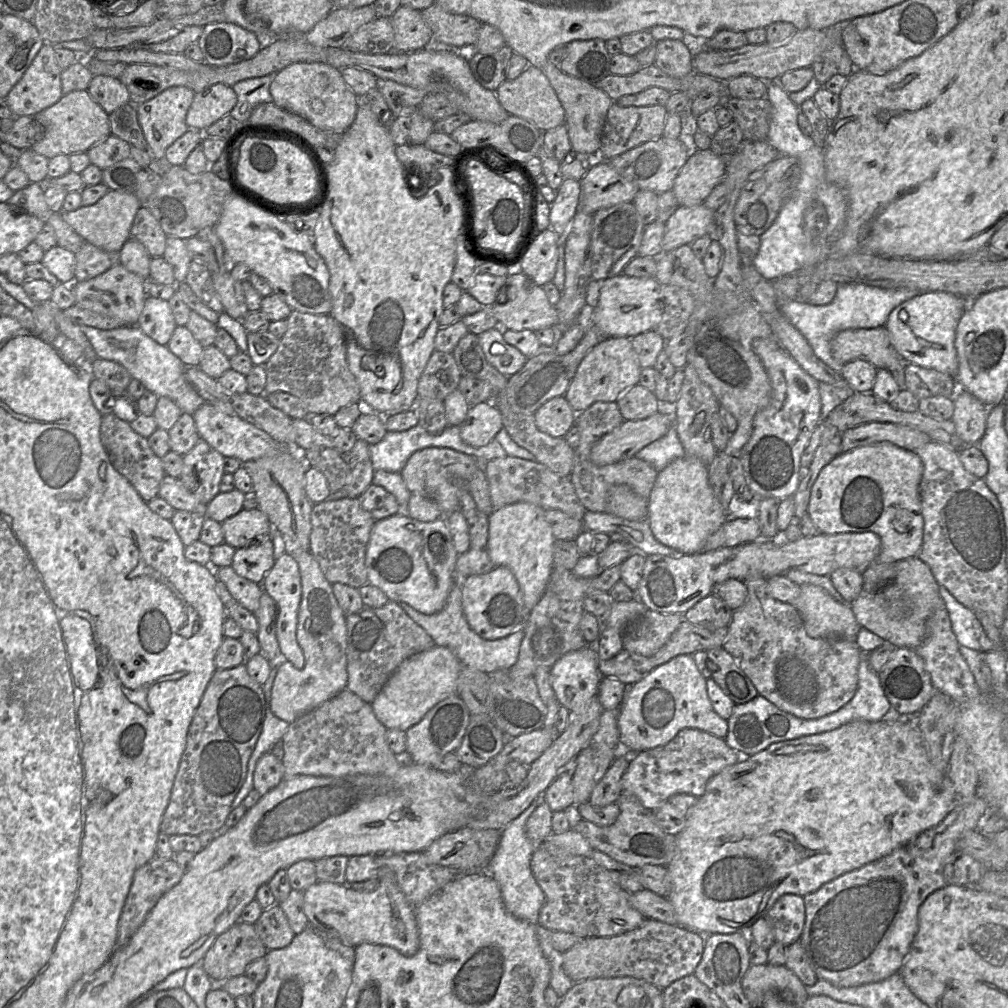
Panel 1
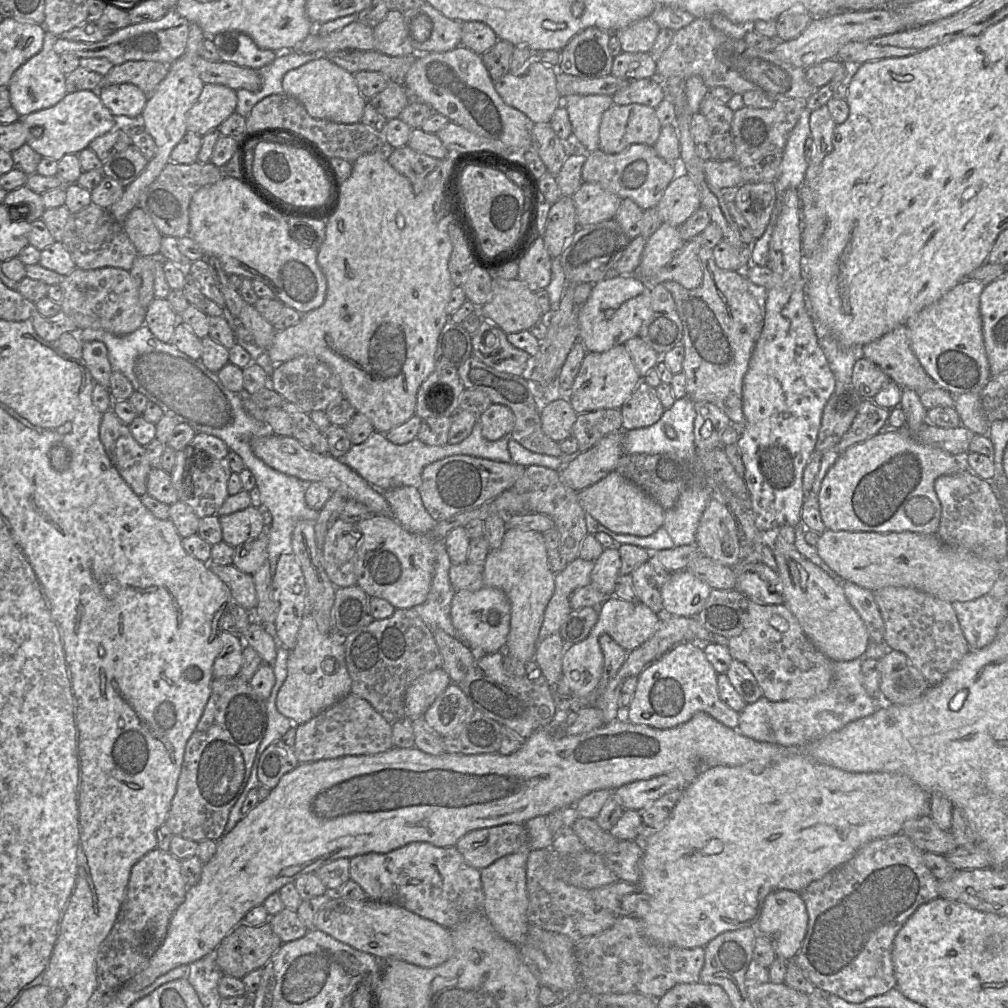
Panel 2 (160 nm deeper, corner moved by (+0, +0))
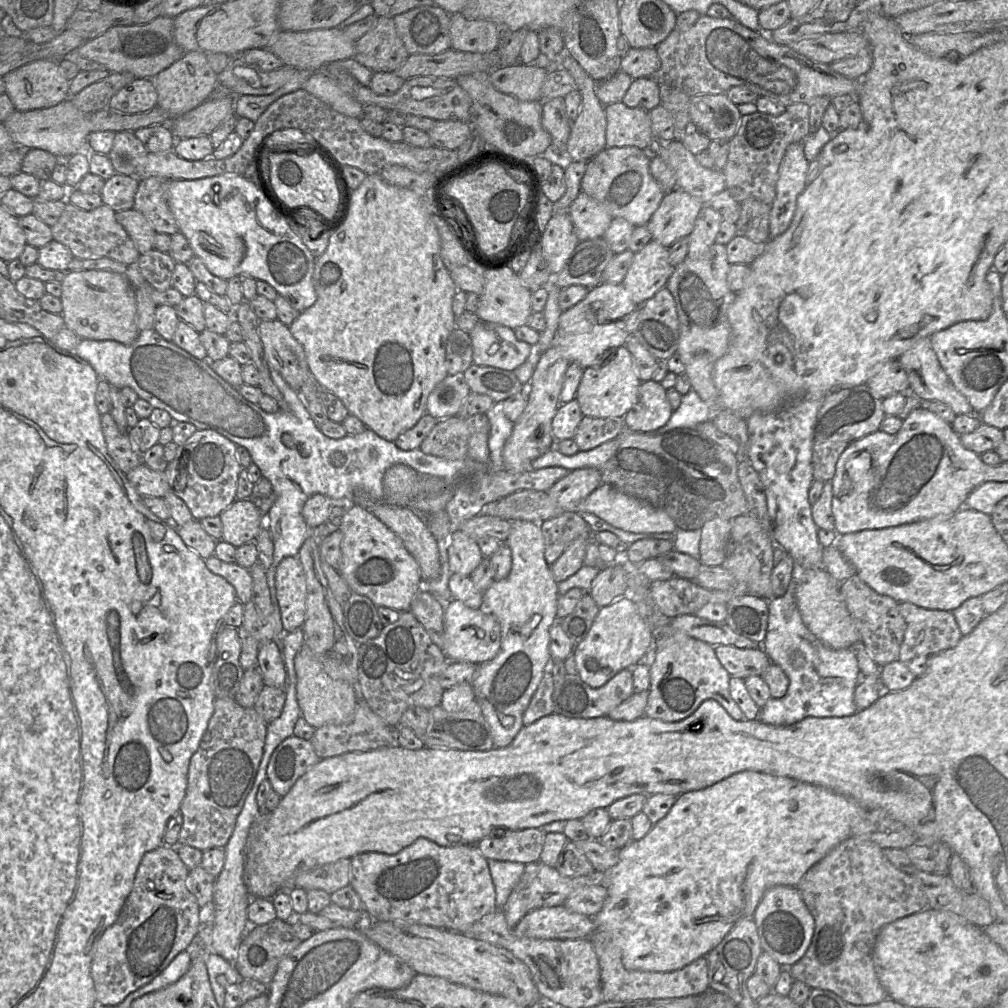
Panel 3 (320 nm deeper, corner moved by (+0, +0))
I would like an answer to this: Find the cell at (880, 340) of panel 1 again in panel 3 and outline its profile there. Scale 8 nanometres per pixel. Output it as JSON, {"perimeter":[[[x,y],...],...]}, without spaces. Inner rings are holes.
{"perimeter":[[[930,337],[921,338],[912,348],[903,353],[898,359],[908,376],[909,393],[916,395],[922,401],[935,400],[948,405],[956,415],[974,414],[968,400],[954,387],[943,370],[935,351],[932,348]]]}

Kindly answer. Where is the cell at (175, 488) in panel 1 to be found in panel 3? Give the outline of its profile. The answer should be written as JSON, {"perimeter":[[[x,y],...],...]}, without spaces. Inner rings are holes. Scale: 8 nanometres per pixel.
{"perimeter":[[[143,463],[126,474],[140,496],[164,497],[170,486],[164,471],[155,471]]]}

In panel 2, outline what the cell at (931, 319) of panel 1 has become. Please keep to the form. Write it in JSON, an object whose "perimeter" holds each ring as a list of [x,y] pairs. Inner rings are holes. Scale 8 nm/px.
{"perimeter":[[[965,279],[905,324],[910,331],[913,352],[924,370],[939,387],[954,396],[965,393],[981,395],[992,378],[980,314],[980,296],[984,288],[980,281]]]}

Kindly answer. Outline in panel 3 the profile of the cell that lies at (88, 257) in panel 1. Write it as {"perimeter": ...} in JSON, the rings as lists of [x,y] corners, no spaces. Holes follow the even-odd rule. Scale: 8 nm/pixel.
{"perimeter":[[[66,201],[63,213],[51,227],[53,239],[65,245],[74,258],[108,258],[126,265],[137,264],[140,253],[115,216],[116,212],[105,204],[94,210],[85,211]]]}

